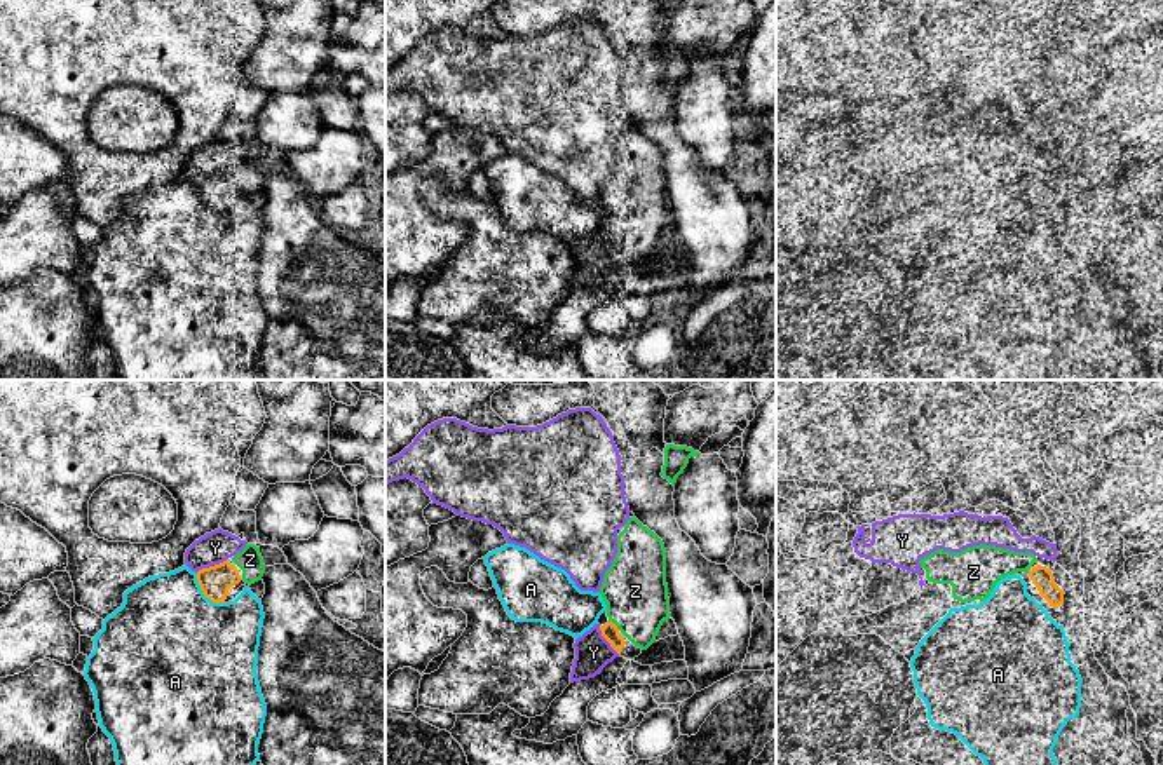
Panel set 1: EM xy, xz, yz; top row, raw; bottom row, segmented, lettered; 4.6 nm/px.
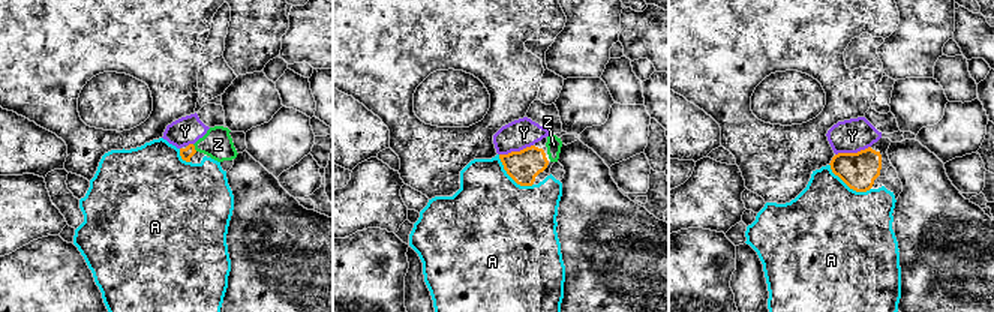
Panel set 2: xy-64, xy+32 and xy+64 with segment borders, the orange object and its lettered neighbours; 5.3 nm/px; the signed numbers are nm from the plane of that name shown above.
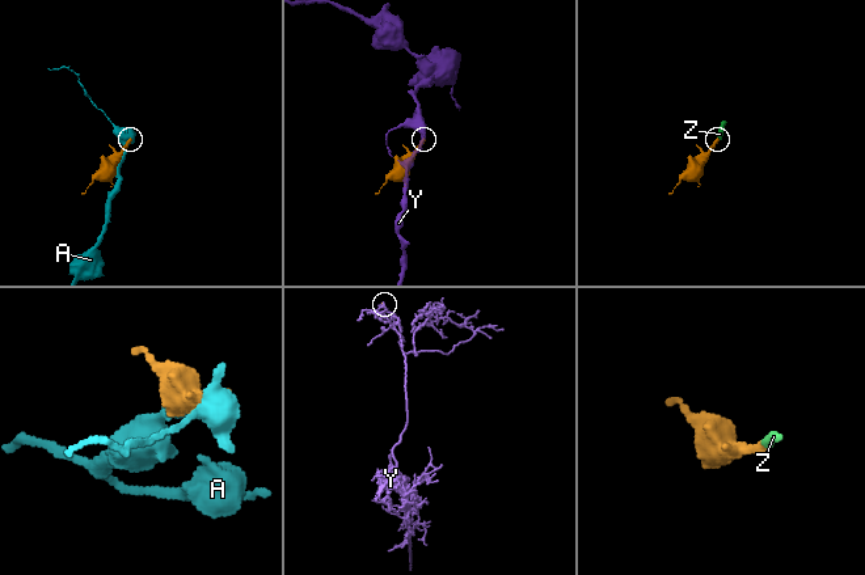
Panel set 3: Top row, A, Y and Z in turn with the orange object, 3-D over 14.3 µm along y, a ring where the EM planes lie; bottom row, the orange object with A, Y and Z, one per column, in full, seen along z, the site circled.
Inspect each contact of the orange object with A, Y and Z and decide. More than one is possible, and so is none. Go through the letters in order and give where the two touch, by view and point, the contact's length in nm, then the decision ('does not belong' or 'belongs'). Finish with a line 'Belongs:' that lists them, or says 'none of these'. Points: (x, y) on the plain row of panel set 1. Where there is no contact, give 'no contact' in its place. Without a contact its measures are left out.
A: contact xy (204, 204); length 190 nm; does not belong
Y: contact xy (210, 176); length 160 nm; does not belong
Z: contact xz (616, 236); length 60 nm; belongs
Belongs: Z

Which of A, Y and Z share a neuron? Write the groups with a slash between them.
A / Y / Z

